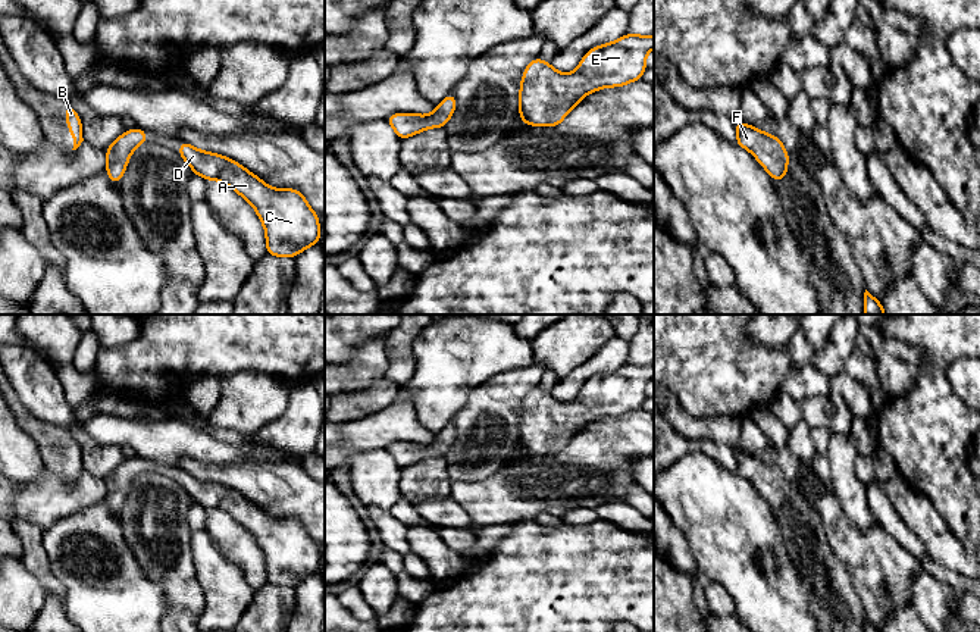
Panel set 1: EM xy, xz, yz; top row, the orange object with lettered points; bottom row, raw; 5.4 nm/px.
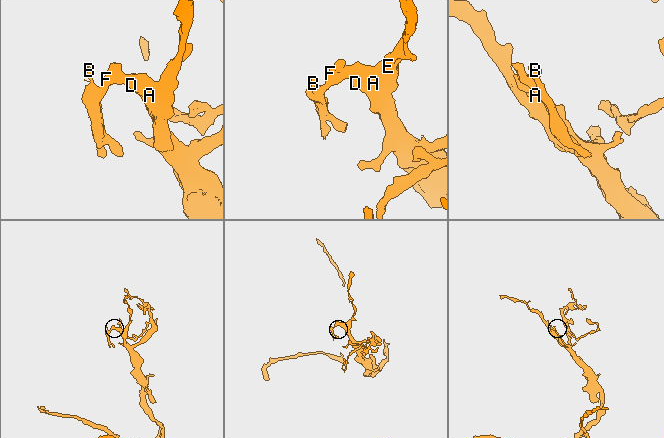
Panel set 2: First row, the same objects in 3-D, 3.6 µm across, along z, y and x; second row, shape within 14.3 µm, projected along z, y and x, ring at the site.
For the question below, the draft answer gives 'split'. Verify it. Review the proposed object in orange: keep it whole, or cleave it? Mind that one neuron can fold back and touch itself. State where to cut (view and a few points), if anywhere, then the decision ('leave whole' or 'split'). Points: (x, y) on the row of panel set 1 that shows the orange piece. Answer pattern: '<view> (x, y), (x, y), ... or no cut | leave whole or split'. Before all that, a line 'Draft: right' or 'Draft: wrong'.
Draft: wrong
no cut | leave whole

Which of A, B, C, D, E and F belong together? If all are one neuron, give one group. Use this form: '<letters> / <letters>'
A B C D E F

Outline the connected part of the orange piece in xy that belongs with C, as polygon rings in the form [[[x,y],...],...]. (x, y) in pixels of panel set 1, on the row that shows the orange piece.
[[[182,140],[178,154],[192,173],[225,182],[244,197],[266,231],[266,250],[275,257],[295,257],[320,241],[319,215],[295,188],[270,188],[259,176],[222,154],[201,151]]]

